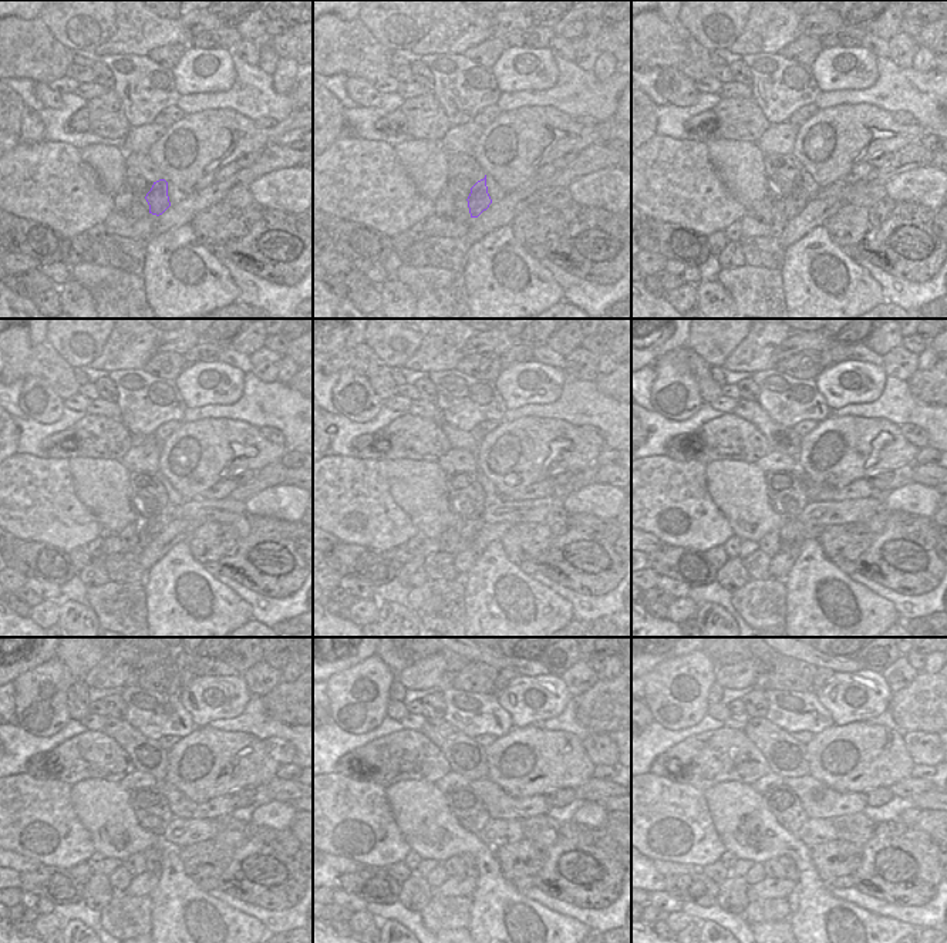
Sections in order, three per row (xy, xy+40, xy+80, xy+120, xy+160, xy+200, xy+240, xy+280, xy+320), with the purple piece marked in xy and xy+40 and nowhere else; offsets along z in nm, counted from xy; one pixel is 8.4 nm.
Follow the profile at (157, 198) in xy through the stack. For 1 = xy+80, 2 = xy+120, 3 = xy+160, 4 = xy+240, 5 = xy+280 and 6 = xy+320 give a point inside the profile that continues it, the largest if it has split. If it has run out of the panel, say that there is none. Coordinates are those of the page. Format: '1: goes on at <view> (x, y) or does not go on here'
1: goes on at xy+80 (798, 199)
2: goes on at xy+120 (154, 526)
3: goes on at xy+160 (469, 529)
4: goes on at xy+240 (152, 858)
5: goes on at xy+280 (468, 859)
6: goes on at xy+320 (785, 861)

